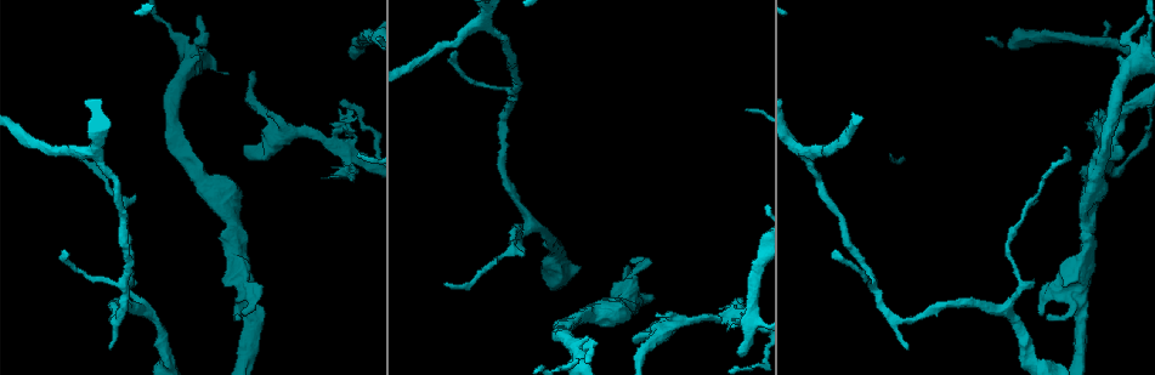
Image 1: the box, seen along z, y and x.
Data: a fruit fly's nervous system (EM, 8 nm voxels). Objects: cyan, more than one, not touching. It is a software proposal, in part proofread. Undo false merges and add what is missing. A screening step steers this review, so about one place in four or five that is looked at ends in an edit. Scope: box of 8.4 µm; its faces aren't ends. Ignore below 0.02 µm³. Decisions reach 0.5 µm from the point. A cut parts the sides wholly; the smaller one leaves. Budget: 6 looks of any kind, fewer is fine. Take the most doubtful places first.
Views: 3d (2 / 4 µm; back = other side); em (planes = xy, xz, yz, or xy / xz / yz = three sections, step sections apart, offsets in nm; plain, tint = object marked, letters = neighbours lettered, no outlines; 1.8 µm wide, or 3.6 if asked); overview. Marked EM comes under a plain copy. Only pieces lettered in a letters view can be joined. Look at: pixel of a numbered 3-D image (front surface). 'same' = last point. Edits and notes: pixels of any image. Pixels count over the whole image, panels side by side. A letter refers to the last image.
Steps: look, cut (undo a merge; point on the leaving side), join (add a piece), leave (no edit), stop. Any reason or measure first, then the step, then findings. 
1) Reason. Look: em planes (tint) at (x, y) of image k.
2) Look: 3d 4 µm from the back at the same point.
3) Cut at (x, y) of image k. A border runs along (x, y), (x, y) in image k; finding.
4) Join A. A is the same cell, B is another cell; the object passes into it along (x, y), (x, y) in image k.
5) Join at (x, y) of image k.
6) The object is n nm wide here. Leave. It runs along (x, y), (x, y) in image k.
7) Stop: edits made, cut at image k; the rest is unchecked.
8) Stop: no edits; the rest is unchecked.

Thin end. Look: 3d 4 µm at (735, 320) of image 1.

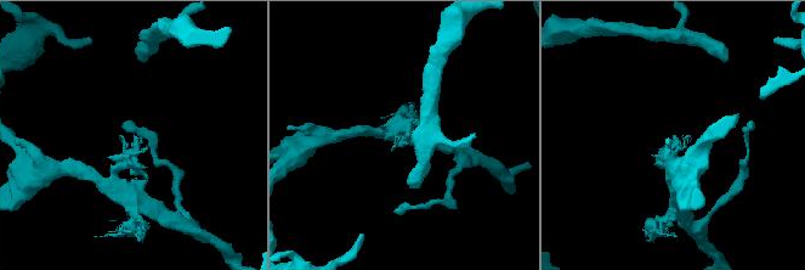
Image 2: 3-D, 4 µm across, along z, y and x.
Shape alone is not enough. Look: em planes (letters) at (409, 135) of image 2.

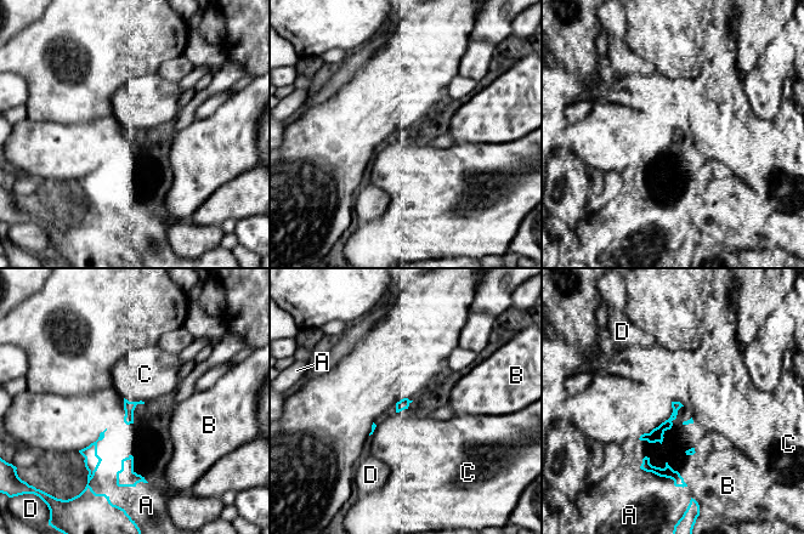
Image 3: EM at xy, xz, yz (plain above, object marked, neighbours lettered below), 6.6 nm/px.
Leave. A, B, C and D are other cells; it runs along (677, 404), (673, 416), (644, 437) in image 3; no lettered piece goes on from it.

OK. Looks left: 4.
Branch stops here. Look: em 3.6 µm planes (tint) at (266, 113) of image 1.

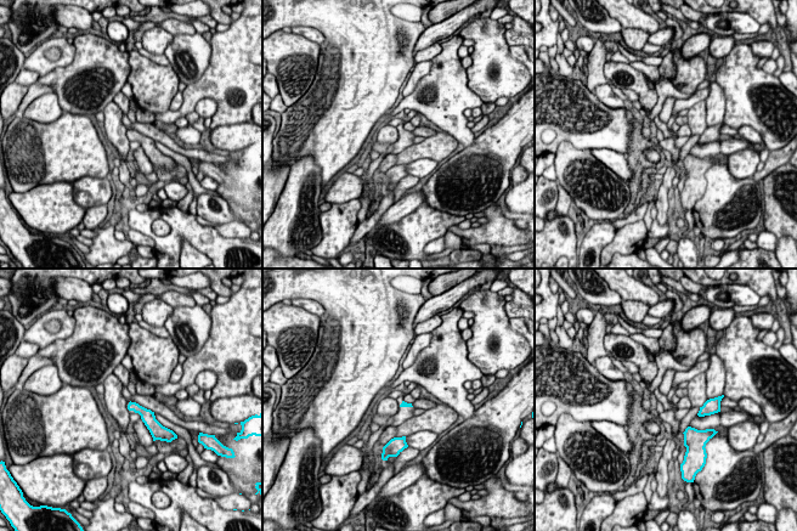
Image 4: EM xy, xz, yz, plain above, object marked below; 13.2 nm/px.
See the neighbours. Look: em 3.6 µm planes (letters) at the same point.

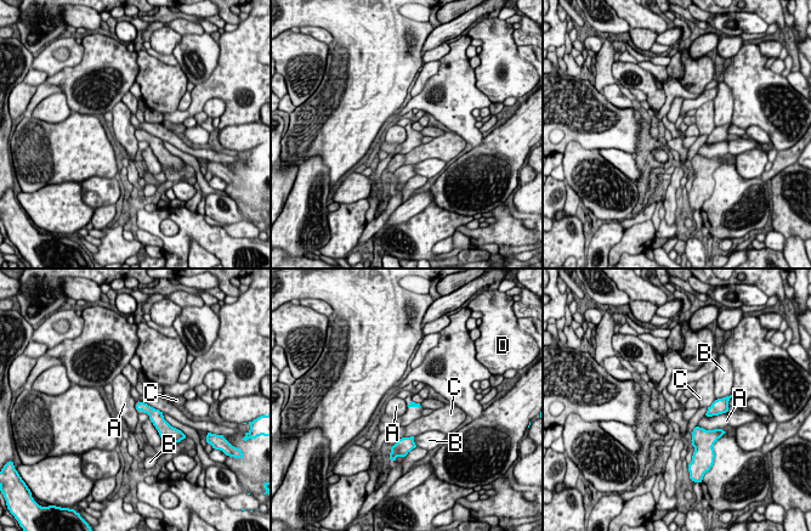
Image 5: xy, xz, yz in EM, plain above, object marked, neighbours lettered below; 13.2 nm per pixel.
The longest contact is with C, 320 nm. Leave. A, B, C and D are other cells; a border runs along (720, 413), (705, 416) in image 5; no lettered piece goes on from it.

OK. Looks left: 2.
Stop: no edits; the rest is unchecked.

